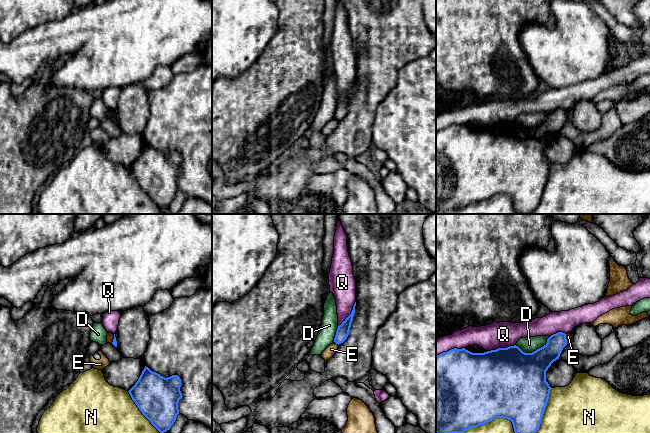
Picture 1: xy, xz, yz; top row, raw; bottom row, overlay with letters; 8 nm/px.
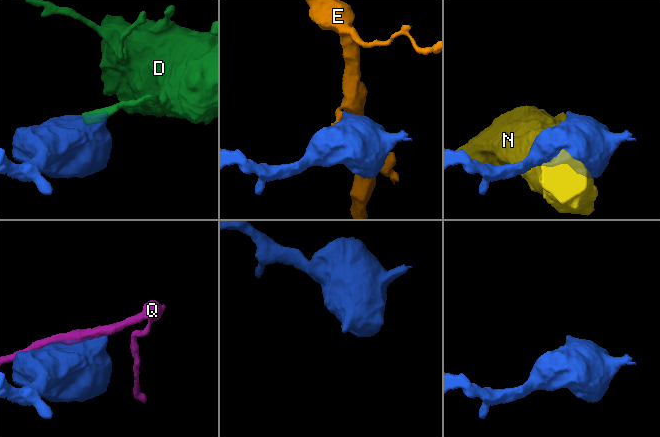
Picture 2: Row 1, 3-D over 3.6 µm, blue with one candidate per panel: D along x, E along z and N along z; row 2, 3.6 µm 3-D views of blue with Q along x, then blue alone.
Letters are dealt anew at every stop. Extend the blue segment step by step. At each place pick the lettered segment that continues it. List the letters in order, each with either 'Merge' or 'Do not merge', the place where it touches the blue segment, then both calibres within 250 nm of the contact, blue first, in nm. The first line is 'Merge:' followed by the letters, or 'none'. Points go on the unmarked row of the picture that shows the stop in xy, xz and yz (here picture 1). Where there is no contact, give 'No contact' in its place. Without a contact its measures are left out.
Merge: none
D: Do not merge. Touches blue at yz (534, 127). Thickness 420 nm (blue) against 130 nm
E: Do not merge. Touches blue at xz (336, 119). Thickness 100 nm (blue) against 80 nm
N: Do not merge. Touches blue at xy (142, 189). Thickness 340 nm (blue) against 500 nm
Q: Do not merge. Touches blue at yz (500, 124). Thickness 500 nm (blue) against 200 nm

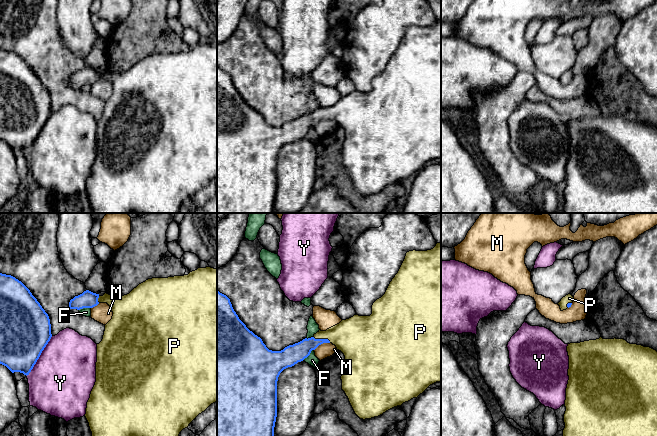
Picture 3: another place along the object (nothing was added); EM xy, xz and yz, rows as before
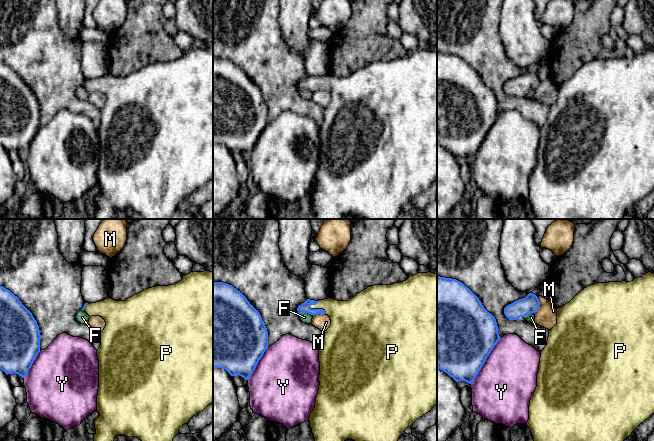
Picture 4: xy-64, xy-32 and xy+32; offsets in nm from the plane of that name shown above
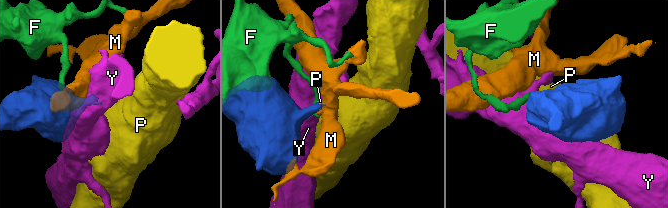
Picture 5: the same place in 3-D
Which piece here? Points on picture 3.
Merge: P
F: Do not merge. Touches blue at xz (308, 131). Thickness 160 nm (blue) against 90 nm
M: Do not merge. Touches blue at xz (321, 119). Thickness 160 nm (blue) against 120 nm
P: Merge. Touches blue at xz (322, 115). Thickness 150 nm (blue) against 300 nm
Y: Do not merge. Touches blue at xy (39, 132). Thickness 420 nm (blue) against 500 nm

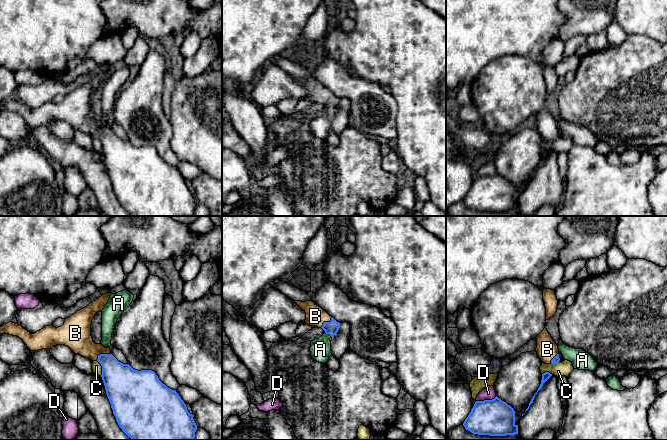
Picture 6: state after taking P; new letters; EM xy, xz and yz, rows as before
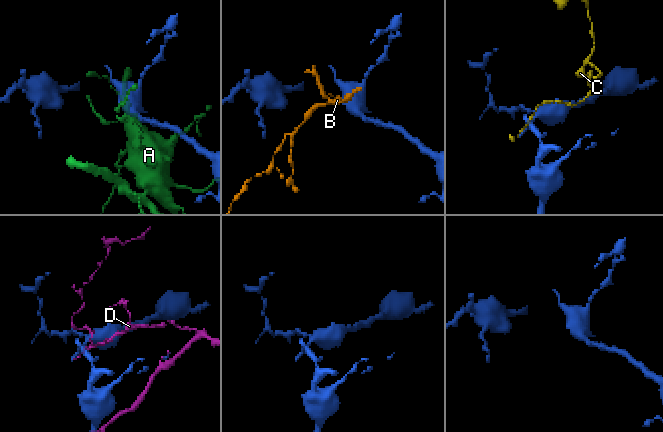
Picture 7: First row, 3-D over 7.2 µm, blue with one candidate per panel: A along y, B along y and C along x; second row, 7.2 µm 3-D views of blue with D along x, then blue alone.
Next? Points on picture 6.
Merge: B
A: Do not merge. Touches blue at xz (328, 109). Thickness 110 nm (blue) against 170 nm
B: Merge. Touches blue at xy (102, 130). Thickness 260 nm (blue) against 220 nm
C: Do not merge. Touches blue at xy (102, 144). Thickness 340 nm (blue) against 80 nm
D: Do not merge. Touches blue at yz (486, 176). Thickness 300 nm (blue) against 110 nm

